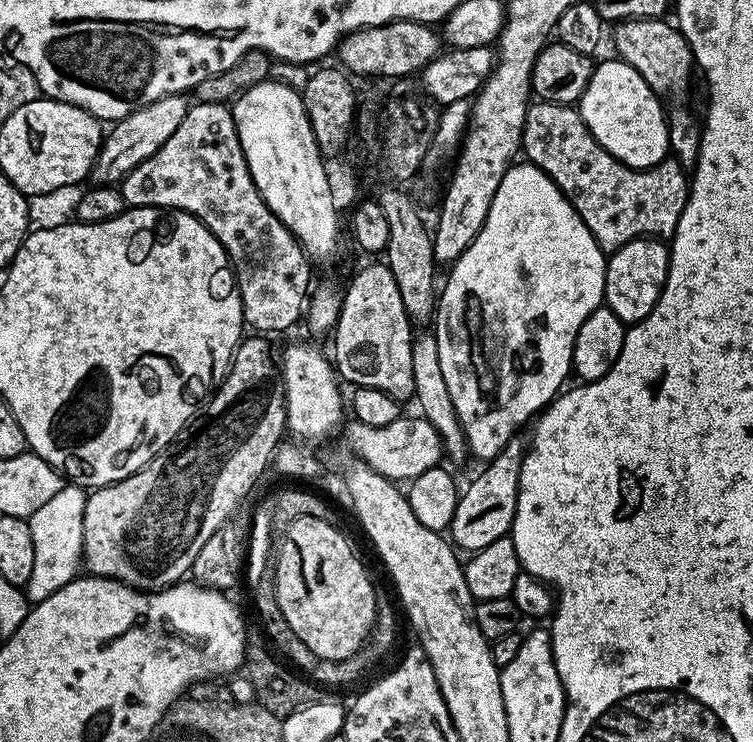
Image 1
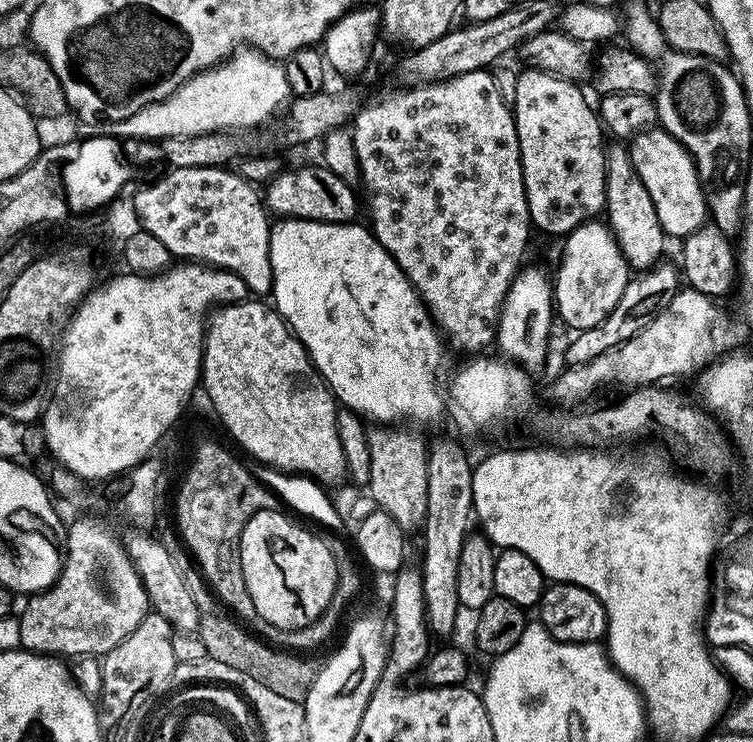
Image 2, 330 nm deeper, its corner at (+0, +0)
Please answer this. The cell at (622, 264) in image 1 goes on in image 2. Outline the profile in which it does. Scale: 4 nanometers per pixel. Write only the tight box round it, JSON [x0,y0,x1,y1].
[604,142,666,270]

